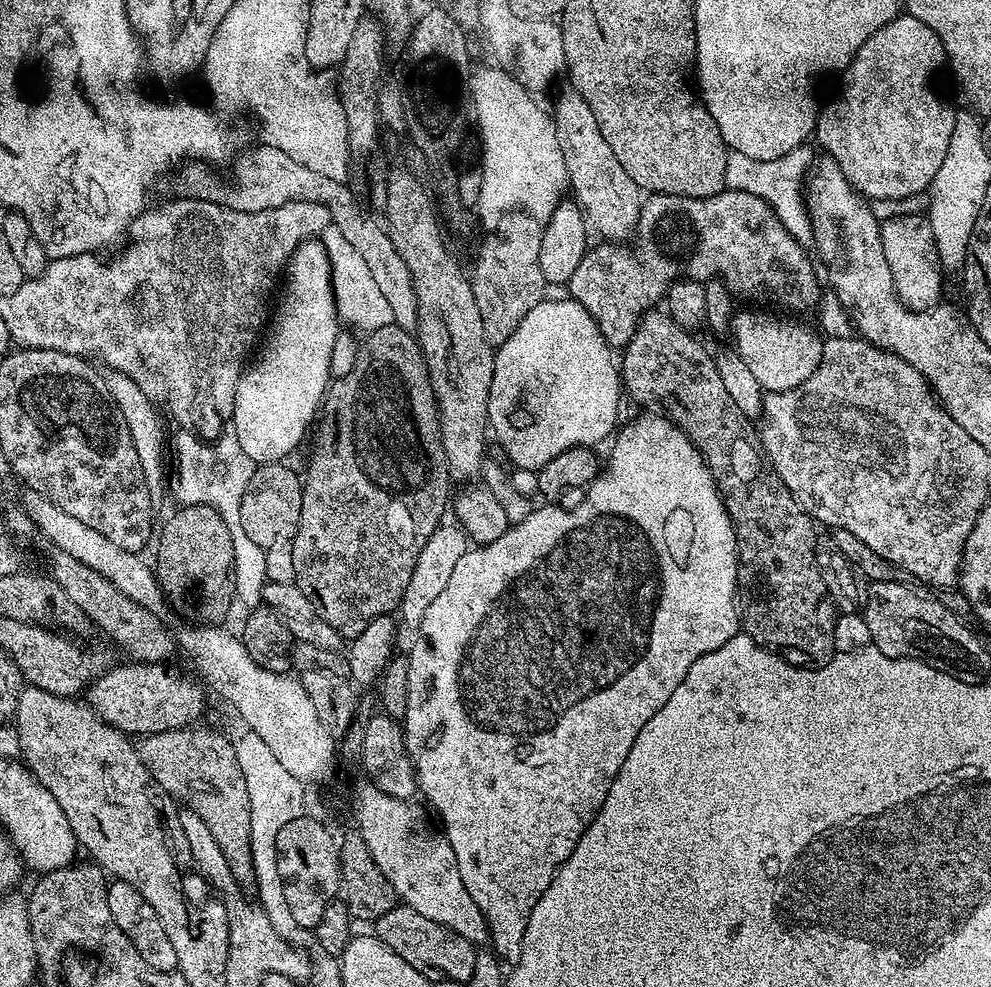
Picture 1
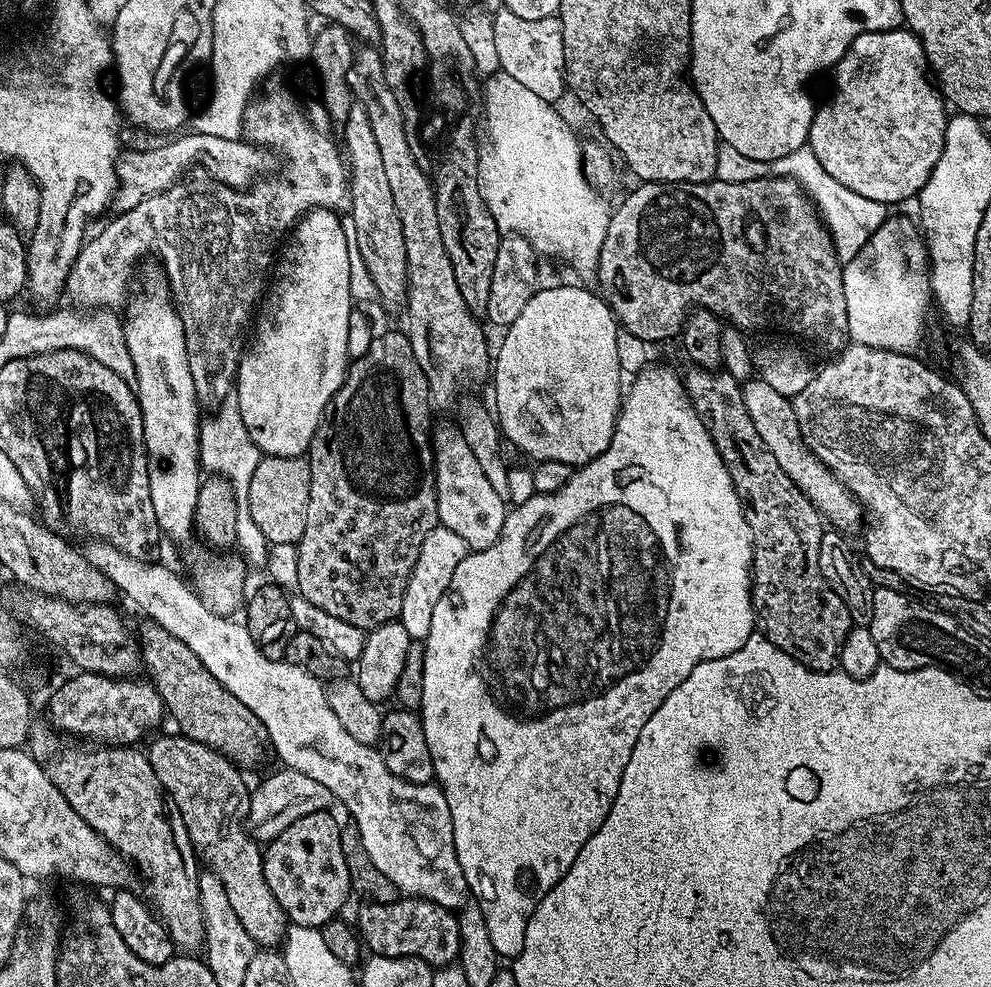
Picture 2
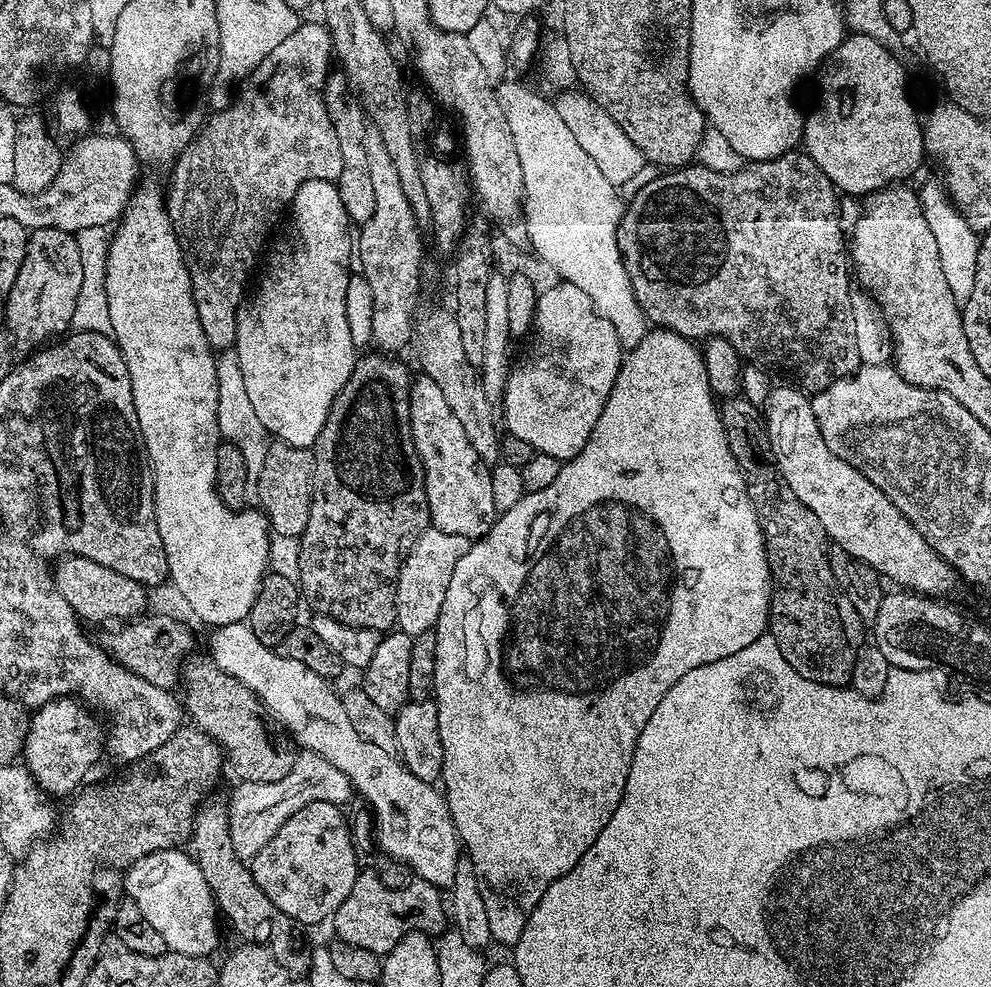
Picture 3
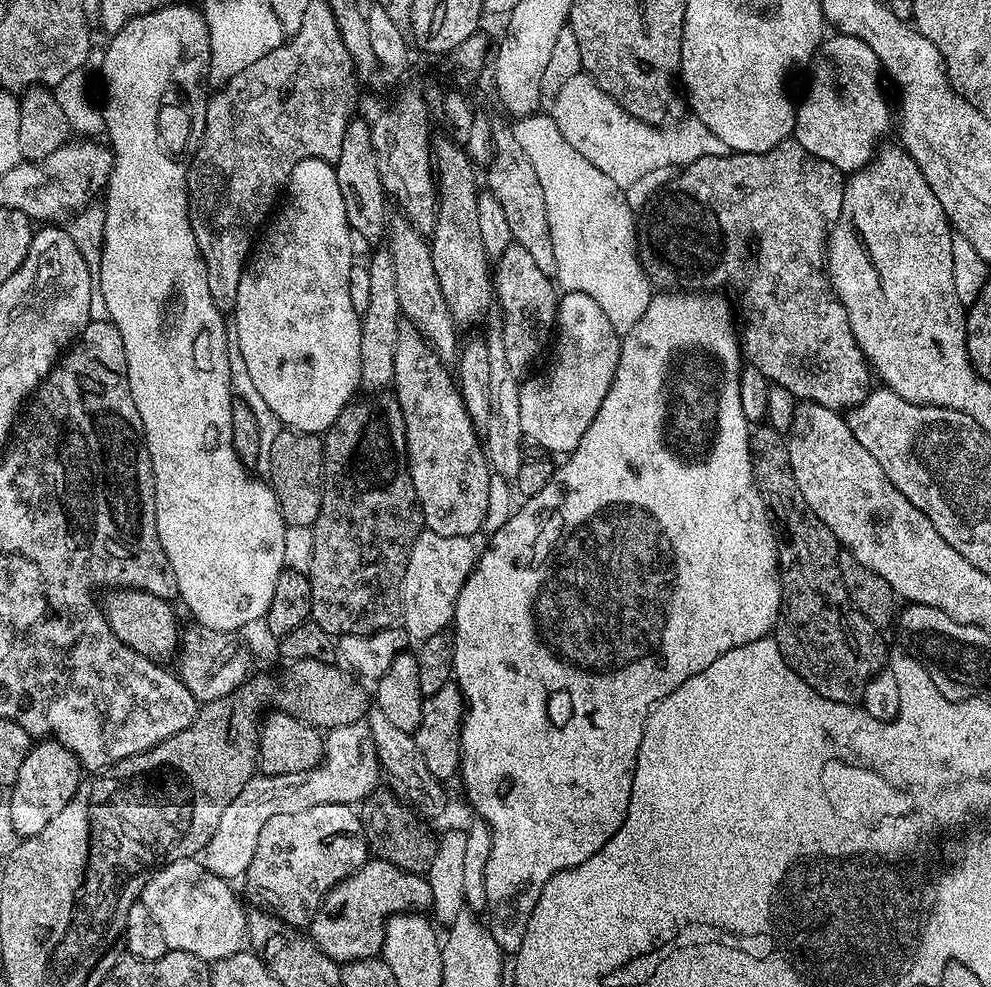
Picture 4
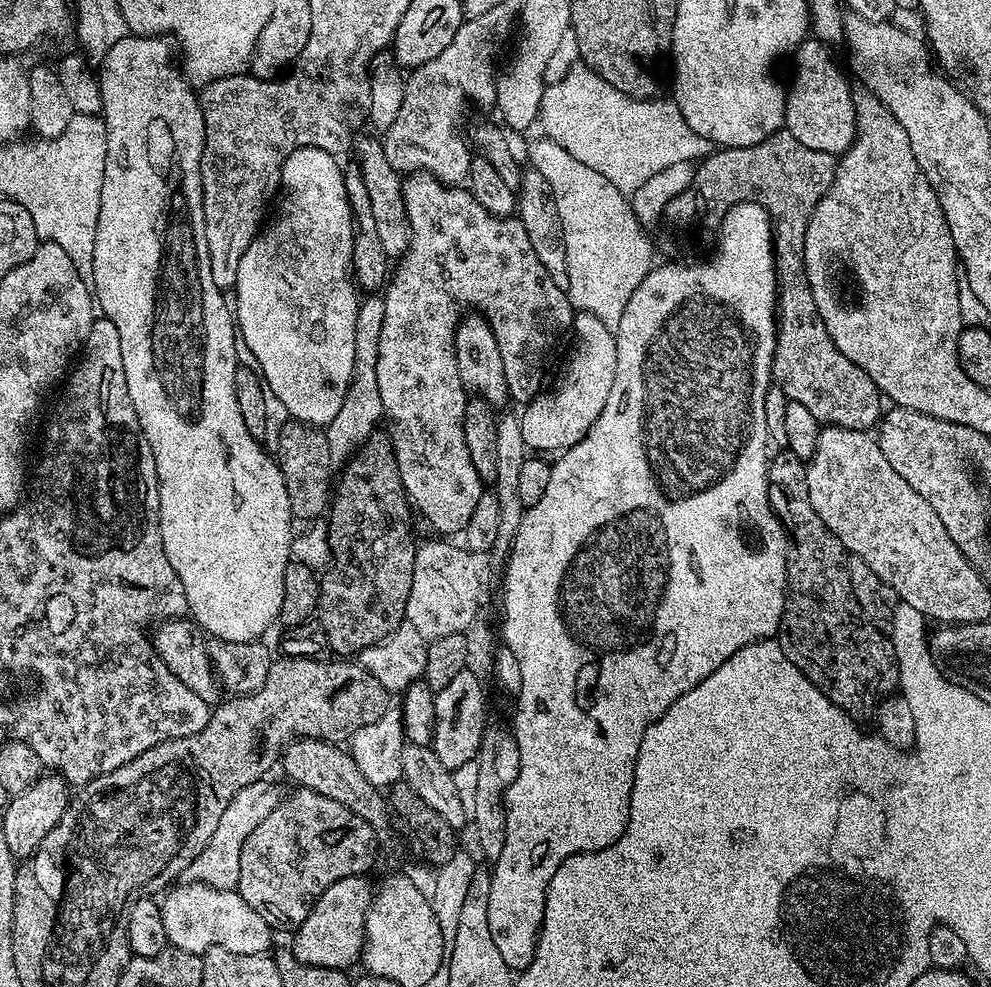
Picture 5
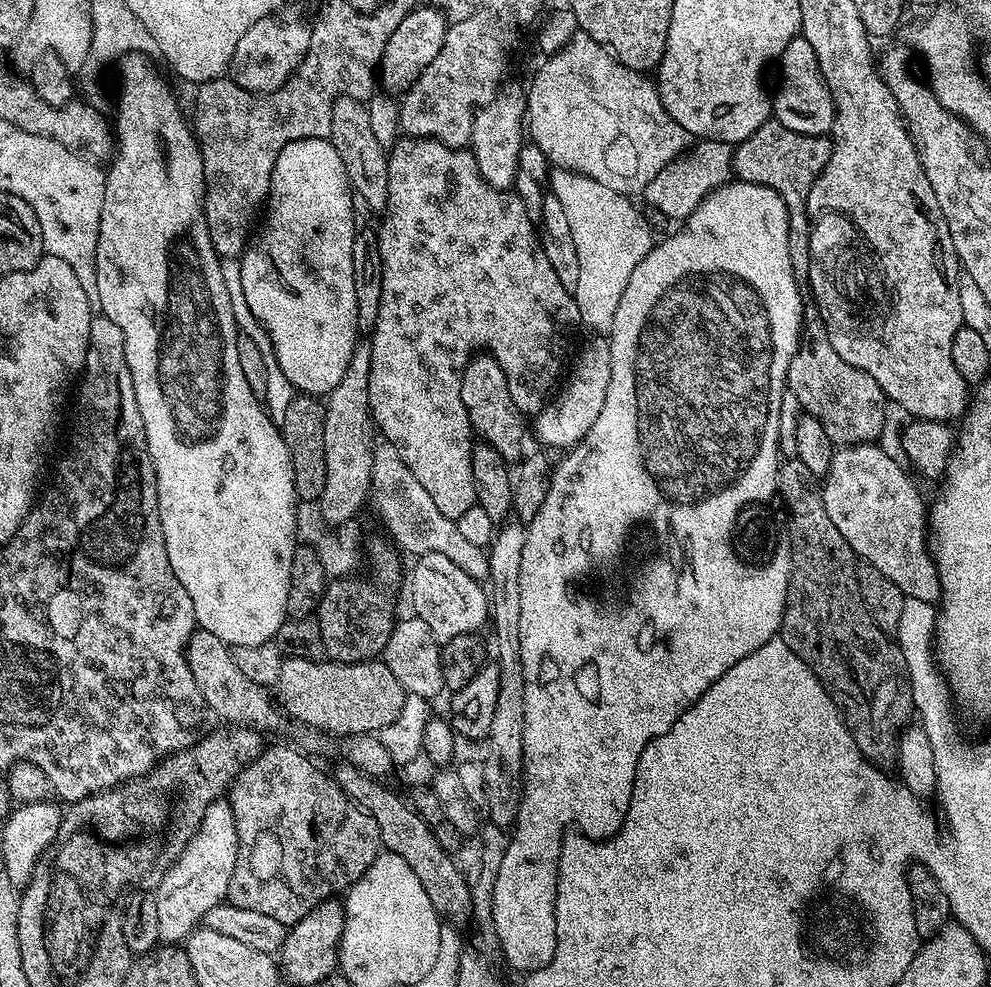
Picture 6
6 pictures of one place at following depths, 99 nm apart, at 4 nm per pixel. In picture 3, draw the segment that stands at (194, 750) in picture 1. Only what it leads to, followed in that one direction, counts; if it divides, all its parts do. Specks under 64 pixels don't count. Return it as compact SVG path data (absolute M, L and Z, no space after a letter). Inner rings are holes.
M201 803L196 814L196 822L192 826L190 848L194 859L204 874L206 882L212 887L212 895L216 898L219 911L228 915L232 928L236 932L260 932L263 928L289 927L290 921L266 894L262 894L262 886L254 882L251 867L241 860L234 850L234 842L230 842L230 822L228 821L228 804Z

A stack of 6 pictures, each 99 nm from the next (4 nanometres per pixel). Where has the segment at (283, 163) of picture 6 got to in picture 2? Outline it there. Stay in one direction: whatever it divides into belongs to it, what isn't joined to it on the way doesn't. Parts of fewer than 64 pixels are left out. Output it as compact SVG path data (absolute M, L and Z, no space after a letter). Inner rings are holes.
M313 208L311 212L302 216L295 228L292 229L274 264L276 277L271 277L266 291L262 297L262 303L254 316L254 328L256 333L251 333L250 347L240 357L240 365L236 371L234 381L234 395L238 406L242 410L242 422L246 424L246 430L254 442L254 446L260 448L266 456L304 456L308 451L310 442L314 438L314 430L318 430L318 422L326 410L328 403L334 398L334 394L342 386L344 377L348 375L350 361L348 358L348 335L350 334L350 314L354 310L351 282L354 279L352 273L352 260L354 264L354 252L350 247L350 236L346 231L346 224L339 220L337 213L331 208Z

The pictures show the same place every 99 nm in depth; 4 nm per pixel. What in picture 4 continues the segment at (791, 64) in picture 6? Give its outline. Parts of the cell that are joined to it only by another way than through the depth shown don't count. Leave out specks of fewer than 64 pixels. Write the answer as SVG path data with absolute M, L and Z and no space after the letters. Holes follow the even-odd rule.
M832 34L818 46L807 72L808 89L795 105L794 139L814 158L830 162L839 172L851 174L865 168L878 151L876 140L894 124L893 109L888 109L888 100L880 89L878 56L862 38Z

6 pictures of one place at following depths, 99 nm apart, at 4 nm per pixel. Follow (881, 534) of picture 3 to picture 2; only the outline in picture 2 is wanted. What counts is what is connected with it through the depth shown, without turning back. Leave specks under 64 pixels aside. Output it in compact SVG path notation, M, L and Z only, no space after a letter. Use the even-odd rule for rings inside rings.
M759 378L744 381L742 391L746 402L746 411L750 413L750 422L754 422L754 430L758 430L762 442L766 442L766 450L770 450L770 454L774 454L778 466L782 466L782 470L786 470L789 478L800 487L800 491L819 509L821 517L830 524L831 522L834 523L831 525L842 530L858 523L860 512L862 516L861 505L857 503L852 493L845 488L844 483L804 443L804 438L800 434L800 427L796 421L796 415L792 409L791 399L778 394L778 390L774 390L774 386L766 386L766 382Z

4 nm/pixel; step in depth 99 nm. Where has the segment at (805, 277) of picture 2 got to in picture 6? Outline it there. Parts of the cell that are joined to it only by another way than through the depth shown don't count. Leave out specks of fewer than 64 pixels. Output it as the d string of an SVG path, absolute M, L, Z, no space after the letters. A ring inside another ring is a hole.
M770 118L750 138L735 145L732 153L732 171L741 180L749 180L752 184L761 184L774 190L786 202L788 211L788 237L790 238L790 262L797 281L808 279L808 229L810 213L808 199L814 182L820 172L830 162L832 140L828 136L811 136L798 134L794 130L786 130L782 122ZM815 310L804 313L800 350L794 354L788 367L786 388L798 398L801 409L807 415L822 422L833 446L874 444L883 434L883 423L886 422L884 392L870 374L842 362L842 358L834 354L828 331L820 320L820 313Z

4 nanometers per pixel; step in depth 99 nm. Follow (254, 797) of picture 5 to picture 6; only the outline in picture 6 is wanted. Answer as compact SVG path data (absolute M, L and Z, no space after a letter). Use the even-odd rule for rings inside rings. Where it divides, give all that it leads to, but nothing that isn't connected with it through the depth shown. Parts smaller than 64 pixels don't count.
M227 799L209 804L200 828L190 838L186 850L169 866L162 882L154 890L158 902L158 926L164 944L179 945L195 932L204 916L228 899L230 878L238 854L238 834L232 808Z

